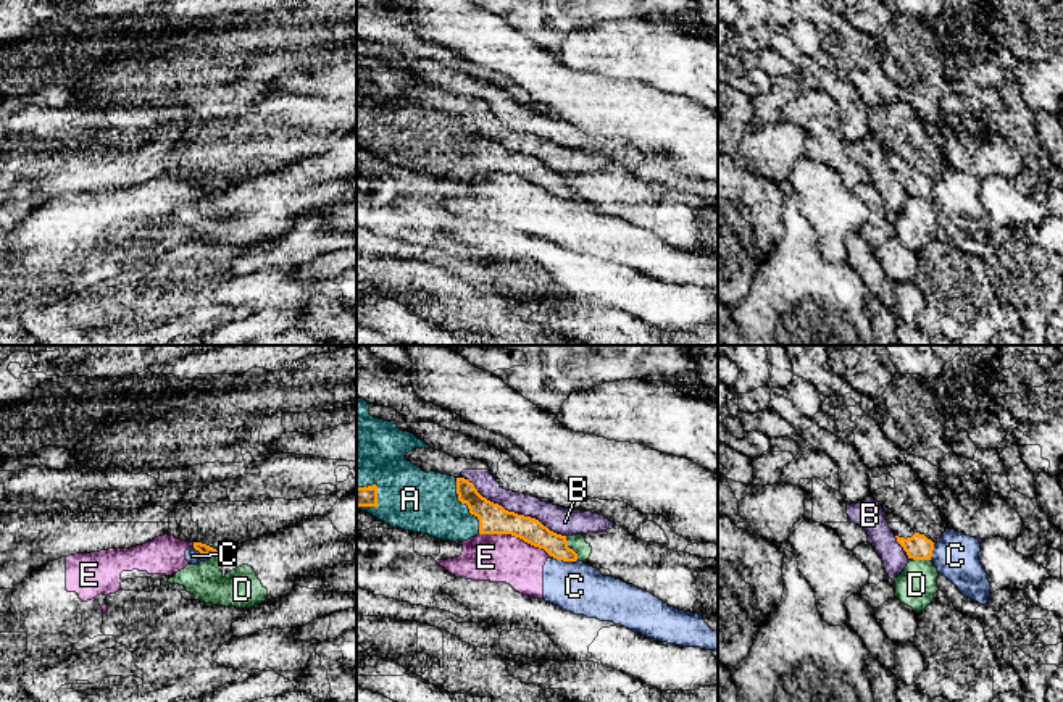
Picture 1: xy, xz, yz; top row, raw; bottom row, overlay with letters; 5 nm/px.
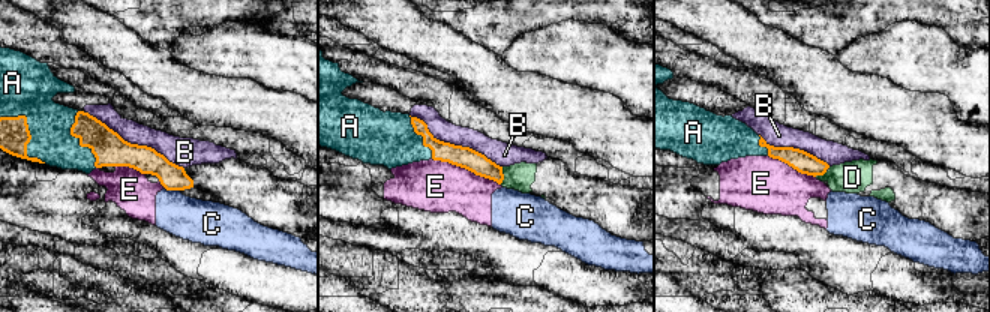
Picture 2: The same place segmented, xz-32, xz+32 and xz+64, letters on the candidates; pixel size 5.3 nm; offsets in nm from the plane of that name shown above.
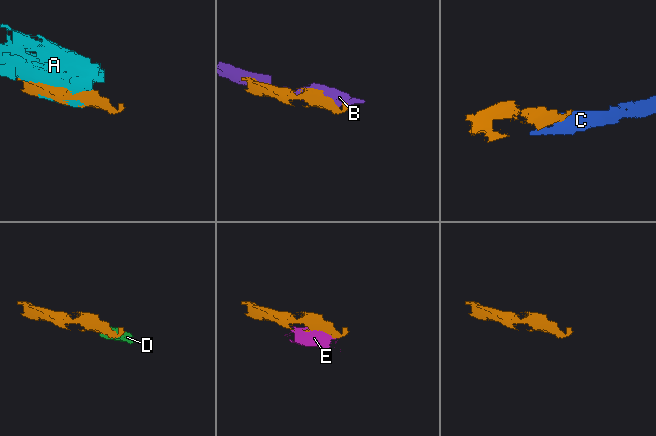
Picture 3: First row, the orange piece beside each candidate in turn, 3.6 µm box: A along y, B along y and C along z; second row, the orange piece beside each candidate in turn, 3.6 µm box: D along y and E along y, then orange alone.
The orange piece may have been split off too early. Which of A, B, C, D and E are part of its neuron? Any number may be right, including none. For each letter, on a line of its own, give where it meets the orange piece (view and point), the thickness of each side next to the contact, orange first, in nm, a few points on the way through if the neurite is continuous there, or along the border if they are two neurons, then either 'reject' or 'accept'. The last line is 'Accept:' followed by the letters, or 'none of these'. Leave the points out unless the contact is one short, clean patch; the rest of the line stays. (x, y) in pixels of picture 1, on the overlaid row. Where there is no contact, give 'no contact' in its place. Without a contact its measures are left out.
A: contact xz (466, 504); calibres 150 and 300 nm; reject
B: contact xz (513, 512); calibres 150 and 130 nm; reject
C: contact xz (565, 560); calibres 120 and 260 nm; border xz (554, 557), (576, 560); reject
D: contact xz (568, 547); calibres 120 and 80 nm; border xz (565, 536), (566, 544), (578, 559); reject
E: contact xz (516, 536); calibres 150 and 240 nm; reject
Accept: none of these

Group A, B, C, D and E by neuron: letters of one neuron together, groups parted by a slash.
A / B / C E / D

